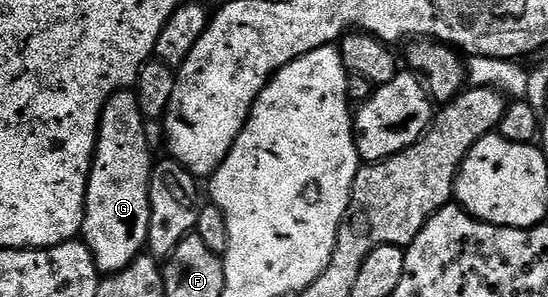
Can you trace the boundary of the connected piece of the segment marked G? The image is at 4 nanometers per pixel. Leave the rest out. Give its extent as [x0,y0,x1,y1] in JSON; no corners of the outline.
[80,92,154,275]

